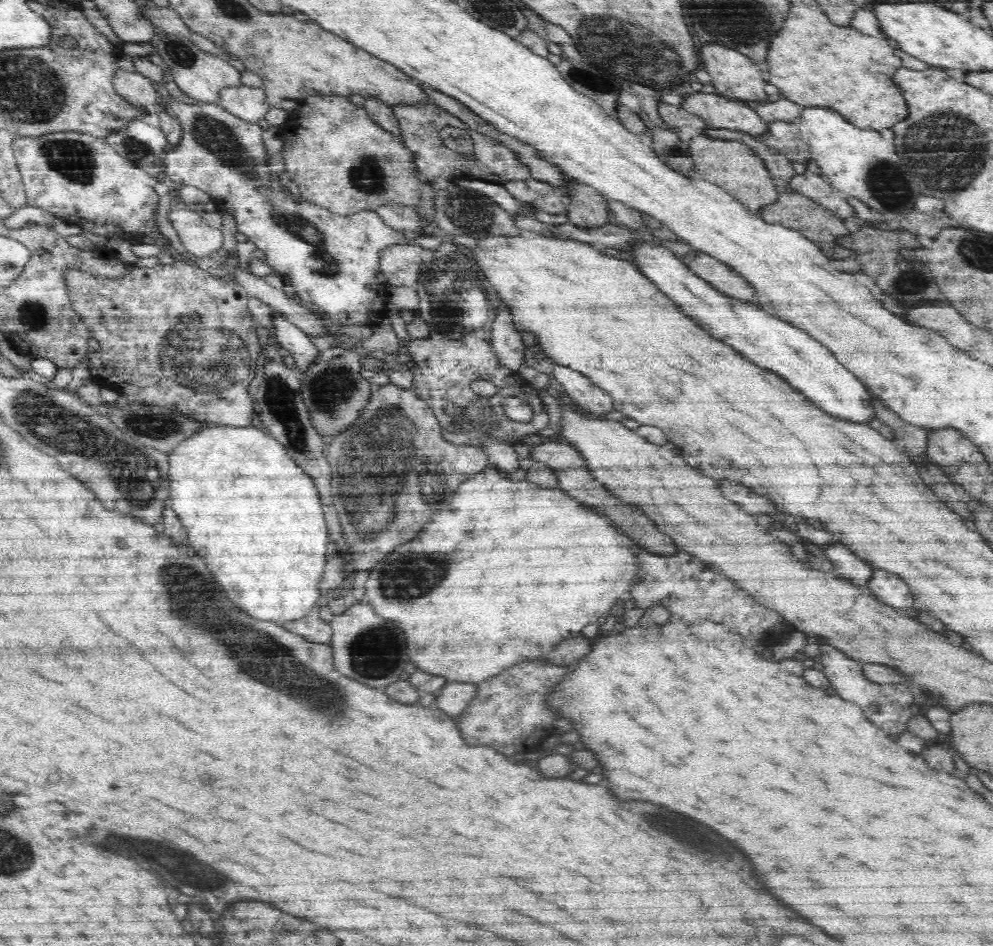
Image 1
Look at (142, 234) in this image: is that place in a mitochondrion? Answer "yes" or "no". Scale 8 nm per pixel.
no

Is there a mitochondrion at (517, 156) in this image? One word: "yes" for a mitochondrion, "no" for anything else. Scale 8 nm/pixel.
no

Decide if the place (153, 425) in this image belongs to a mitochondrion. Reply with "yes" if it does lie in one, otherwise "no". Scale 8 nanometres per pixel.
yes

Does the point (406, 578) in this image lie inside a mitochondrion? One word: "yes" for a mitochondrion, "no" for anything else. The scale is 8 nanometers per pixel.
yes

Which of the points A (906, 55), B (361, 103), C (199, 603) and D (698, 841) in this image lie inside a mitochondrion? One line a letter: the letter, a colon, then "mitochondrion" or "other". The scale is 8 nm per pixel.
A: other
B: other
C: mitochondrion
D: mitochondrion

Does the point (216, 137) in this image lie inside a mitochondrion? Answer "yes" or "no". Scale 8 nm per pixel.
yes

